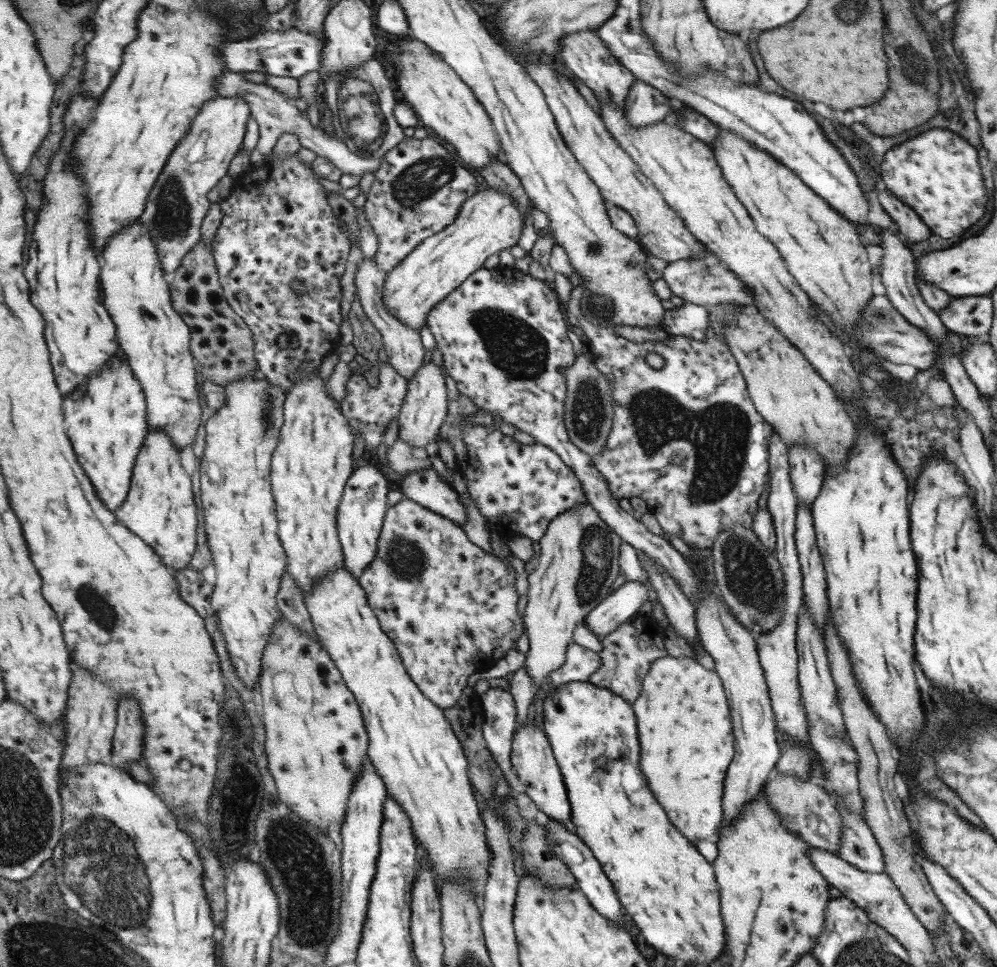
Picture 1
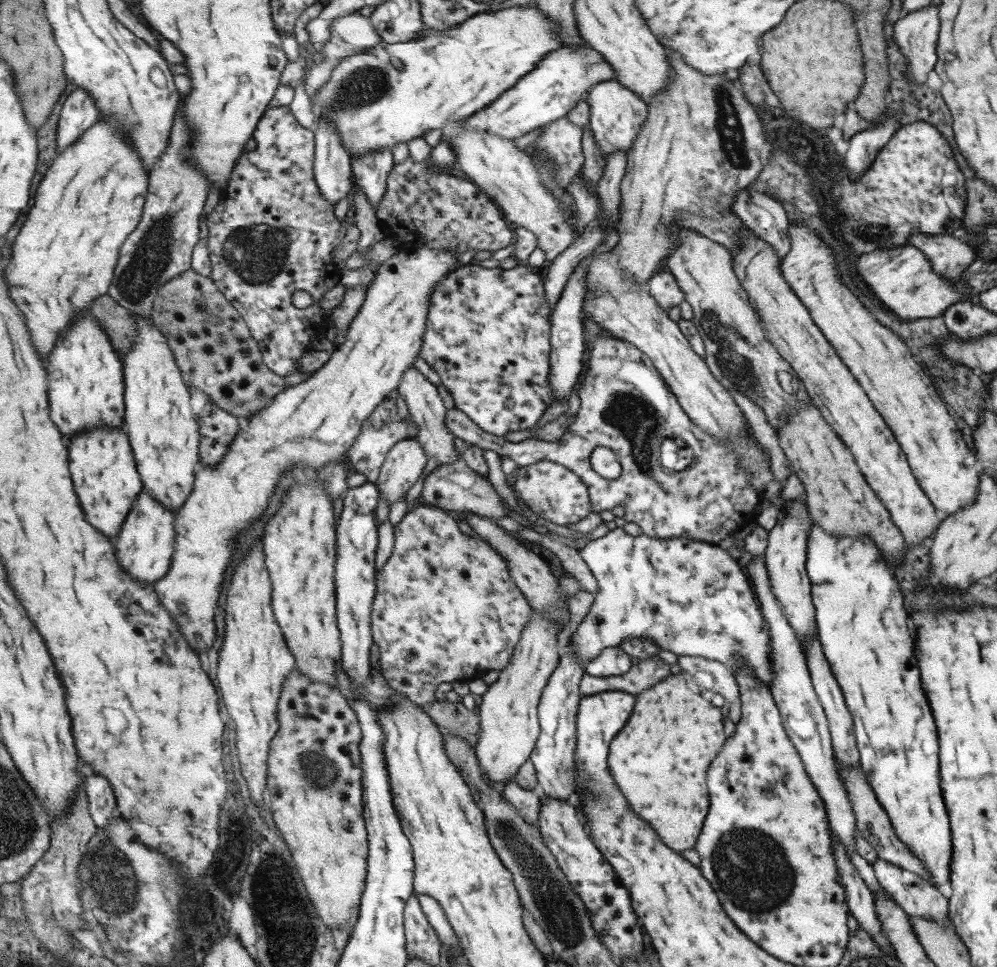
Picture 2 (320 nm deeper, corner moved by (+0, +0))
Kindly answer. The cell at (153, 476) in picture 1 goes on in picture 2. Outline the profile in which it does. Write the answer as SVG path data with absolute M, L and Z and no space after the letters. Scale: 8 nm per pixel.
M141 491L115 545L120 565L132 578L148 584L156 583L167 576L176 554L176 511L169 510L163 502L158 502L150 492Z

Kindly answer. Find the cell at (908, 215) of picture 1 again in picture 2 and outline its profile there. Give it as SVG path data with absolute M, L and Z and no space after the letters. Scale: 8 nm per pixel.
M917 232L911 234L907 244L927 257L933 272L954 284L954 290L962 294L961 301L971 305L978 303L978 294L970 293L968 282L962 279L962 269L970 264L974 254L968 245L958 240L956 234L929 235Z

